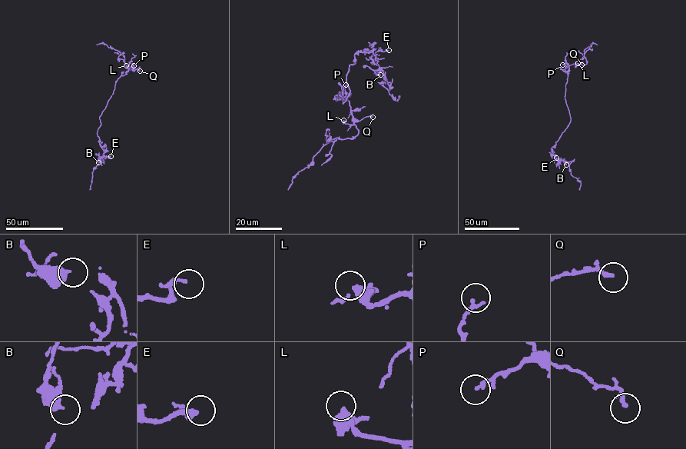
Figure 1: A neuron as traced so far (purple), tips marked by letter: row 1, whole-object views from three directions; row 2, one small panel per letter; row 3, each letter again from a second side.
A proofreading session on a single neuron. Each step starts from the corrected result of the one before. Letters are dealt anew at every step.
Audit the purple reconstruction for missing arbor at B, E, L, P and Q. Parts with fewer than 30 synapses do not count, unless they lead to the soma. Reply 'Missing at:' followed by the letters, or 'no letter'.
Missing at: no letter

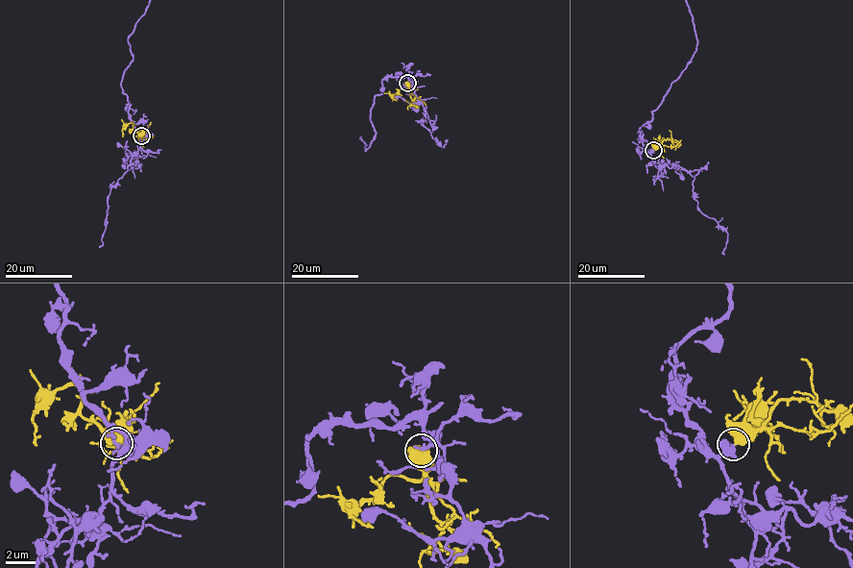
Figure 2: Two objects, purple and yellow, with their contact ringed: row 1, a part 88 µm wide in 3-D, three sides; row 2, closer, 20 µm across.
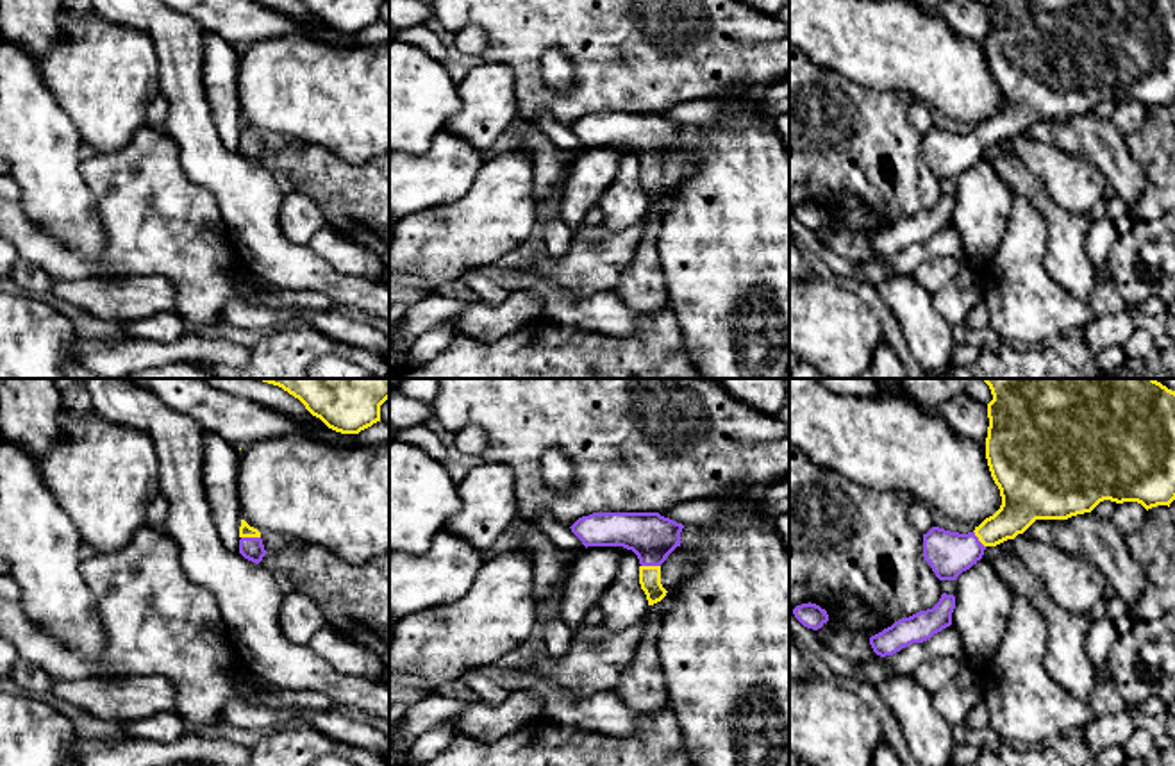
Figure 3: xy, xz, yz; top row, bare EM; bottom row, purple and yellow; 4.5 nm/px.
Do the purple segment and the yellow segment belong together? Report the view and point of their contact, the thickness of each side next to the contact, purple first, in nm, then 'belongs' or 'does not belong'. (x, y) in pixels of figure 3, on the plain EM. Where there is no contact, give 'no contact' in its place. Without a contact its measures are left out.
xy (250, 138) | 110/60 nm | belongs

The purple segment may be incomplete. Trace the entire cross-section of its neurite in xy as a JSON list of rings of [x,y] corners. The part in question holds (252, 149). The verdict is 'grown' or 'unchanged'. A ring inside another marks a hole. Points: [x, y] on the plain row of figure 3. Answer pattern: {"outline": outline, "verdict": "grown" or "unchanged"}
{"outline": [[[241,120],[241,127],[239,127],[239,154],[259,164],[262,161],[262,157],[266,155],[262,139],[261,139],[261,132],[254,127],[250,127],[245,120]]], "verdict": "grown"}

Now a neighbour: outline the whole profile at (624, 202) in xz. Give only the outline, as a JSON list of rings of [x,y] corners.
[[[623,148],[618,173],[596,202],[602,225],[609,230],[625,230],[638,223],[648,209],[646,195],[639,184],[639,166],[638,155]]]

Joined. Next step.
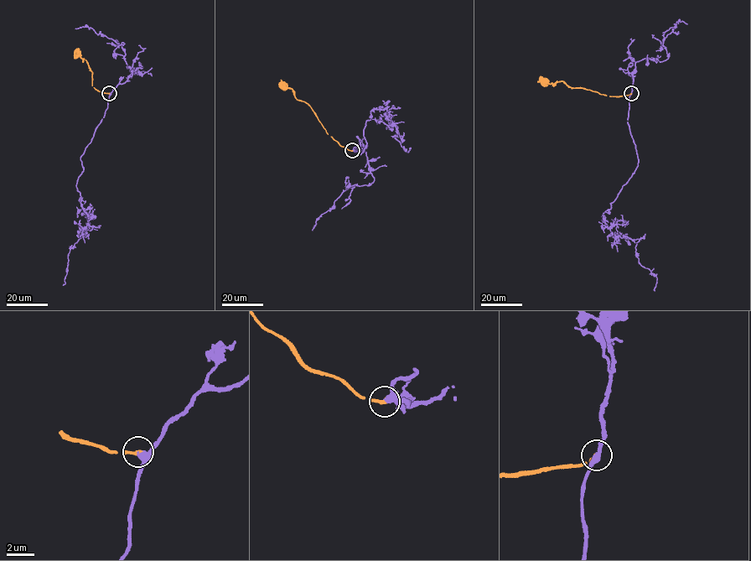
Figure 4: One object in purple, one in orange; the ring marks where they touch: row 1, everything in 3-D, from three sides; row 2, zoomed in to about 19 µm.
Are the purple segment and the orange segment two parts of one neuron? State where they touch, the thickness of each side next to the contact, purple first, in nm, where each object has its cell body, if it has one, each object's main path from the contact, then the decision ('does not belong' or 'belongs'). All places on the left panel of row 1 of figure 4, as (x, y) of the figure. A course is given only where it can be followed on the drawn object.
place (109, 93); calibres 360 and 260 nm; soma purple none; soma orange (77, 54); course purple (109, 93), (105, 116), (81, 156), (83, 170), (76, 186), (90, 217), (84, 235), (69, 251), (63, 285); course orange (109, 93), (99, 91), (92, 85), (92, 72), (85, 58), (77, 54); belongs

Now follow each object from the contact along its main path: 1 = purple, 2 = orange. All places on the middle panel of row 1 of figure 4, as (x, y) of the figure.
1: (352, 151), (357, 143), (360, 154), (367, 144), (370, 111), (386, 109), (395, 138), (410, 149)
2: (352, 151), (340, 146), (328, 134), (310, 106), (295, 97), (292, 89), (283, 85)

